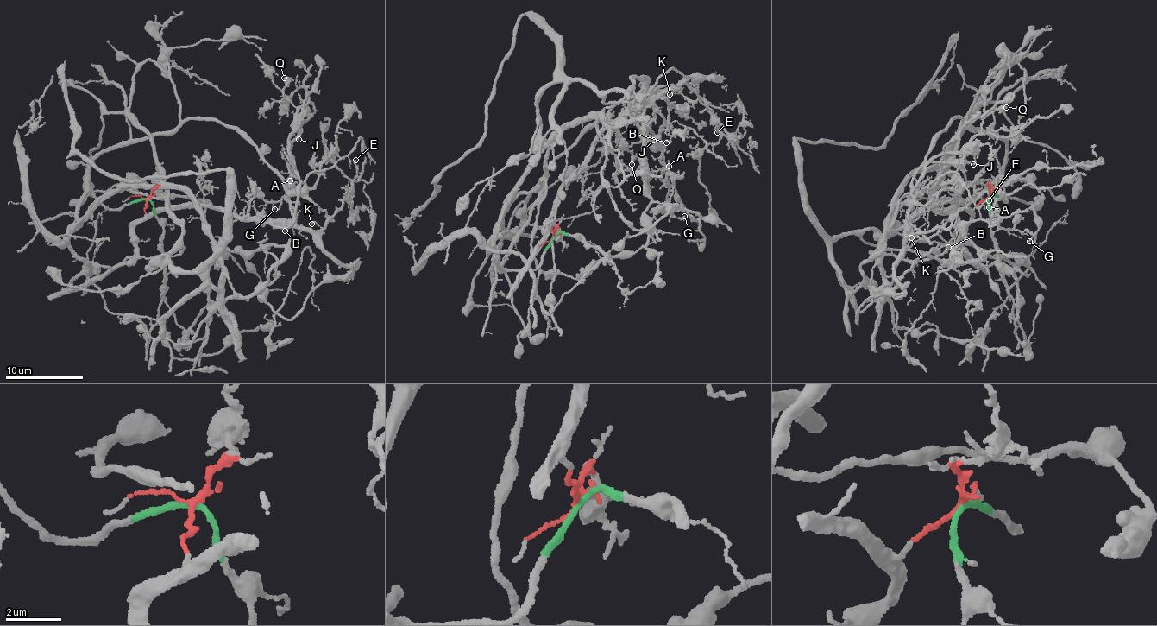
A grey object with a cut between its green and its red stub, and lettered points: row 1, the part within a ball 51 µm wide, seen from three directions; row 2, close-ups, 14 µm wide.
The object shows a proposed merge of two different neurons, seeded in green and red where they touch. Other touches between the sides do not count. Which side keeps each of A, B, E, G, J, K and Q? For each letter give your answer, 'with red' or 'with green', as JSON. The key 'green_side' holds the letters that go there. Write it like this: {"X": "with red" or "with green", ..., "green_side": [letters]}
{"A": "with red", "B": "with red", "E": "with red", "G": "with red", "J": "with red", "K": "with red", "Q": "with red", "green_side": []}

